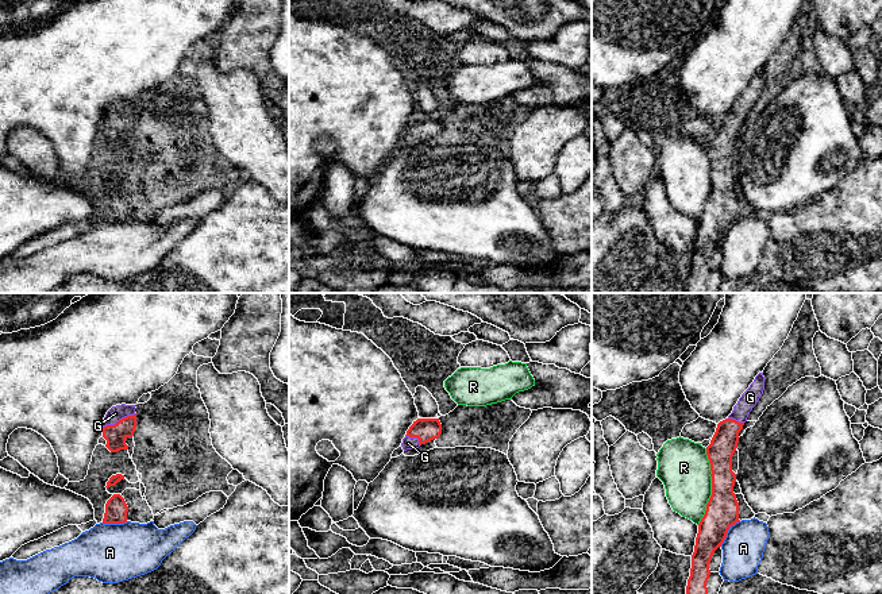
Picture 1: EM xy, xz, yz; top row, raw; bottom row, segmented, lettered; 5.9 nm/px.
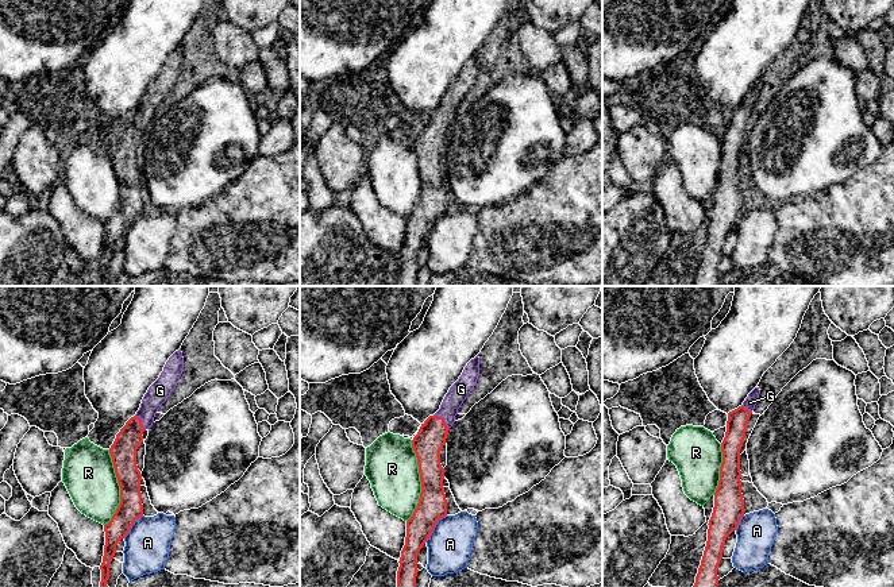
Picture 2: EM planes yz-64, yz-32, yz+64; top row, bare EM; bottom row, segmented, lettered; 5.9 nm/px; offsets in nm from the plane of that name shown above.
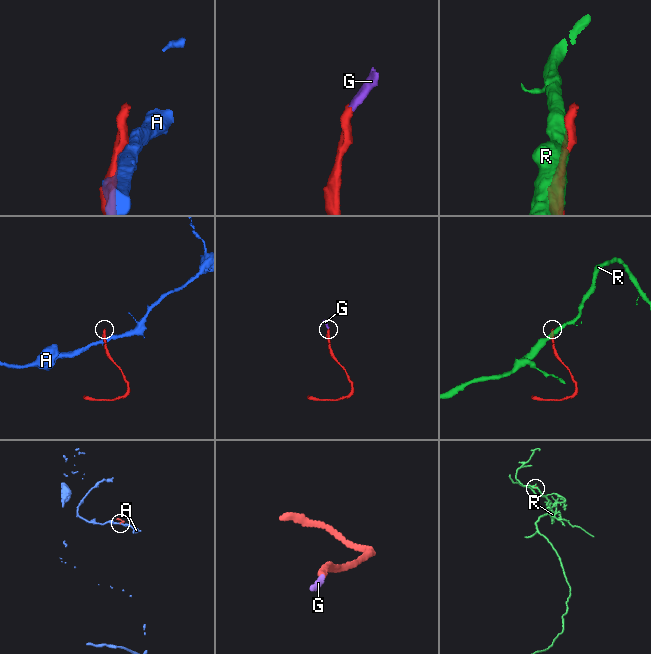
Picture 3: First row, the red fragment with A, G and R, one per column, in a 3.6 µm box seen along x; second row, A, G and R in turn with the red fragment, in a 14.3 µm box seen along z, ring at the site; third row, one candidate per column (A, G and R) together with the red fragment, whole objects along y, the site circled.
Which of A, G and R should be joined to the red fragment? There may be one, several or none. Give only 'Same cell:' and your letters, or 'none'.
Same cell: G

